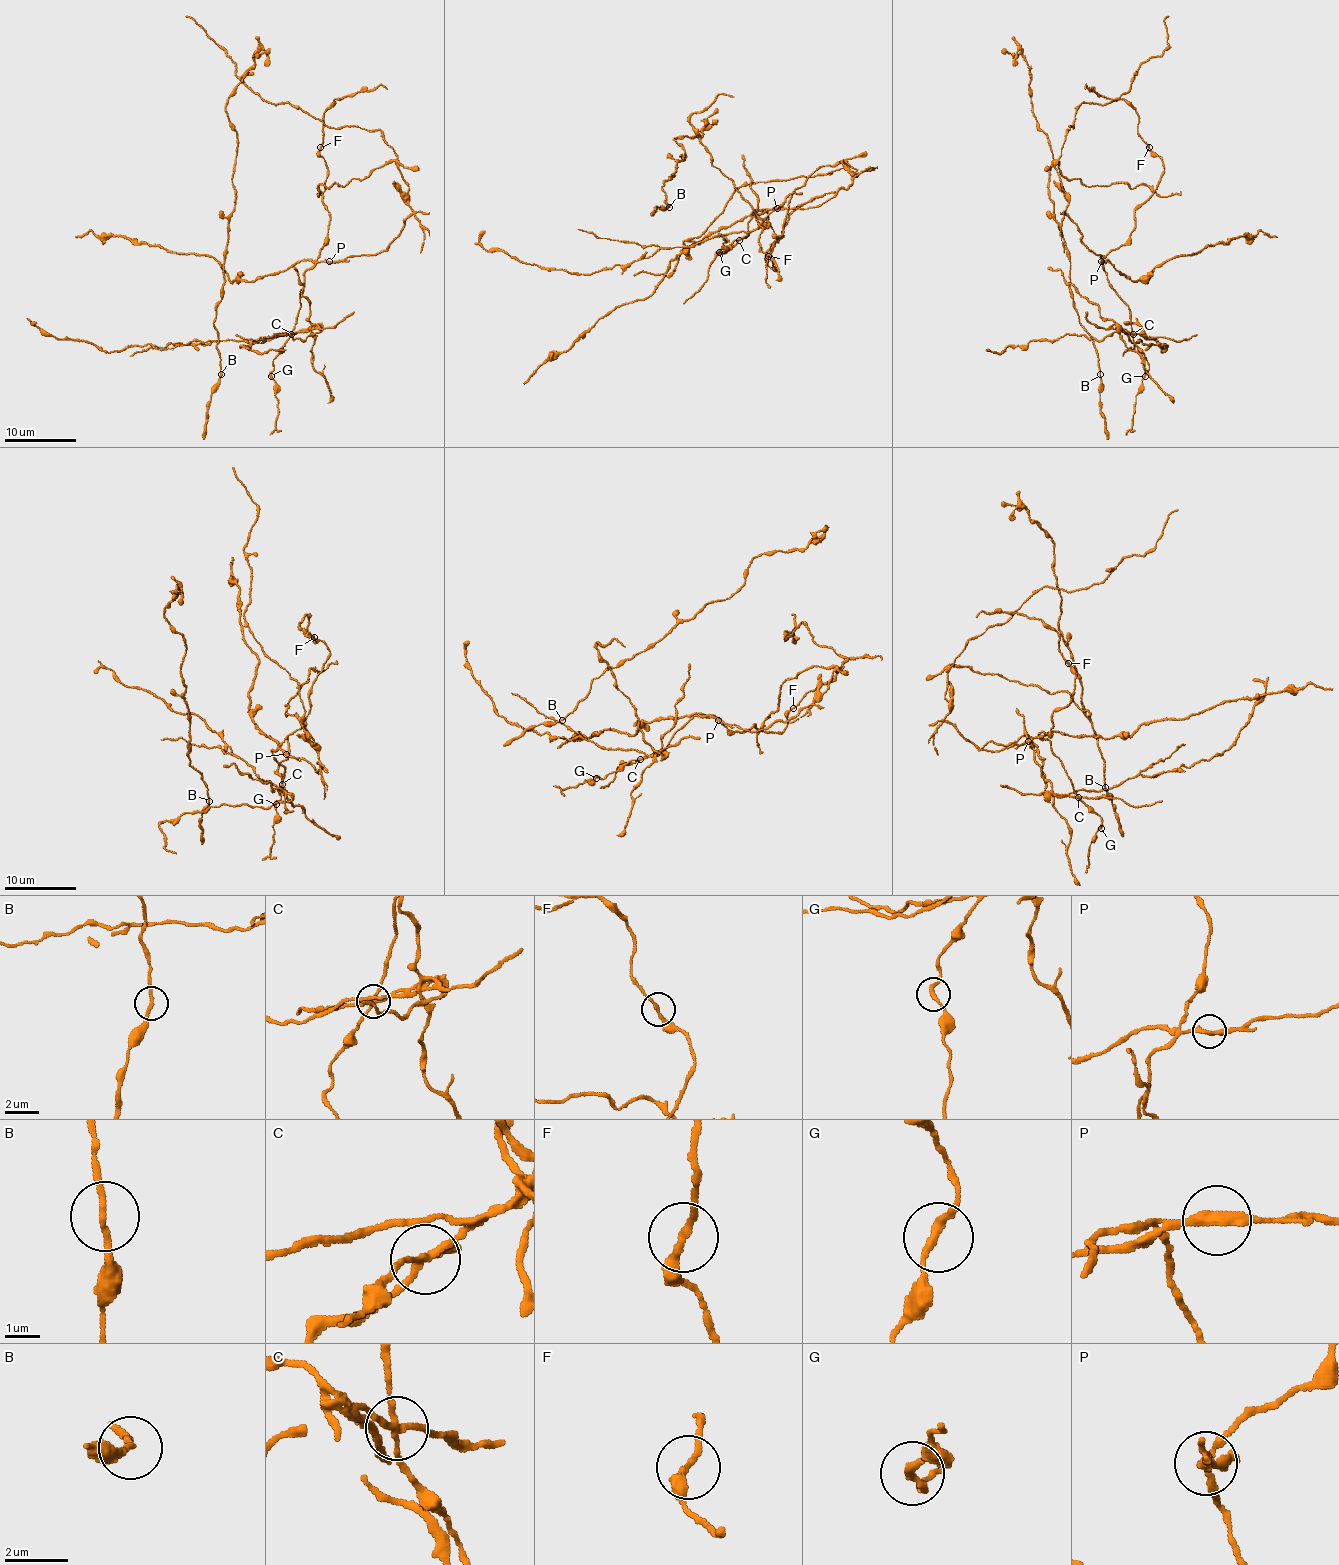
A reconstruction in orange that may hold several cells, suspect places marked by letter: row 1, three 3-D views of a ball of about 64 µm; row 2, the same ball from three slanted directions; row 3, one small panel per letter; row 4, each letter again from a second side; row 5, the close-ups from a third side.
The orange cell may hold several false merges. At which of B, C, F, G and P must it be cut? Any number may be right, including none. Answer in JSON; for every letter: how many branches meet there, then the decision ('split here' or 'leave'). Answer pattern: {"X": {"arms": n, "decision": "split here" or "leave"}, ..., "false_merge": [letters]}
{"B": {"arms": 2, "decision": "leave"}, "C": {"arms": 4, "decision": "split here"}, "F": {"arms": 2, "decision": "leave"}, "G": {"arms": 2, "decision": "leave"}, "P": {"arms": 2, "decision": "split here"}, "false_merge": ["C", "P"]}

